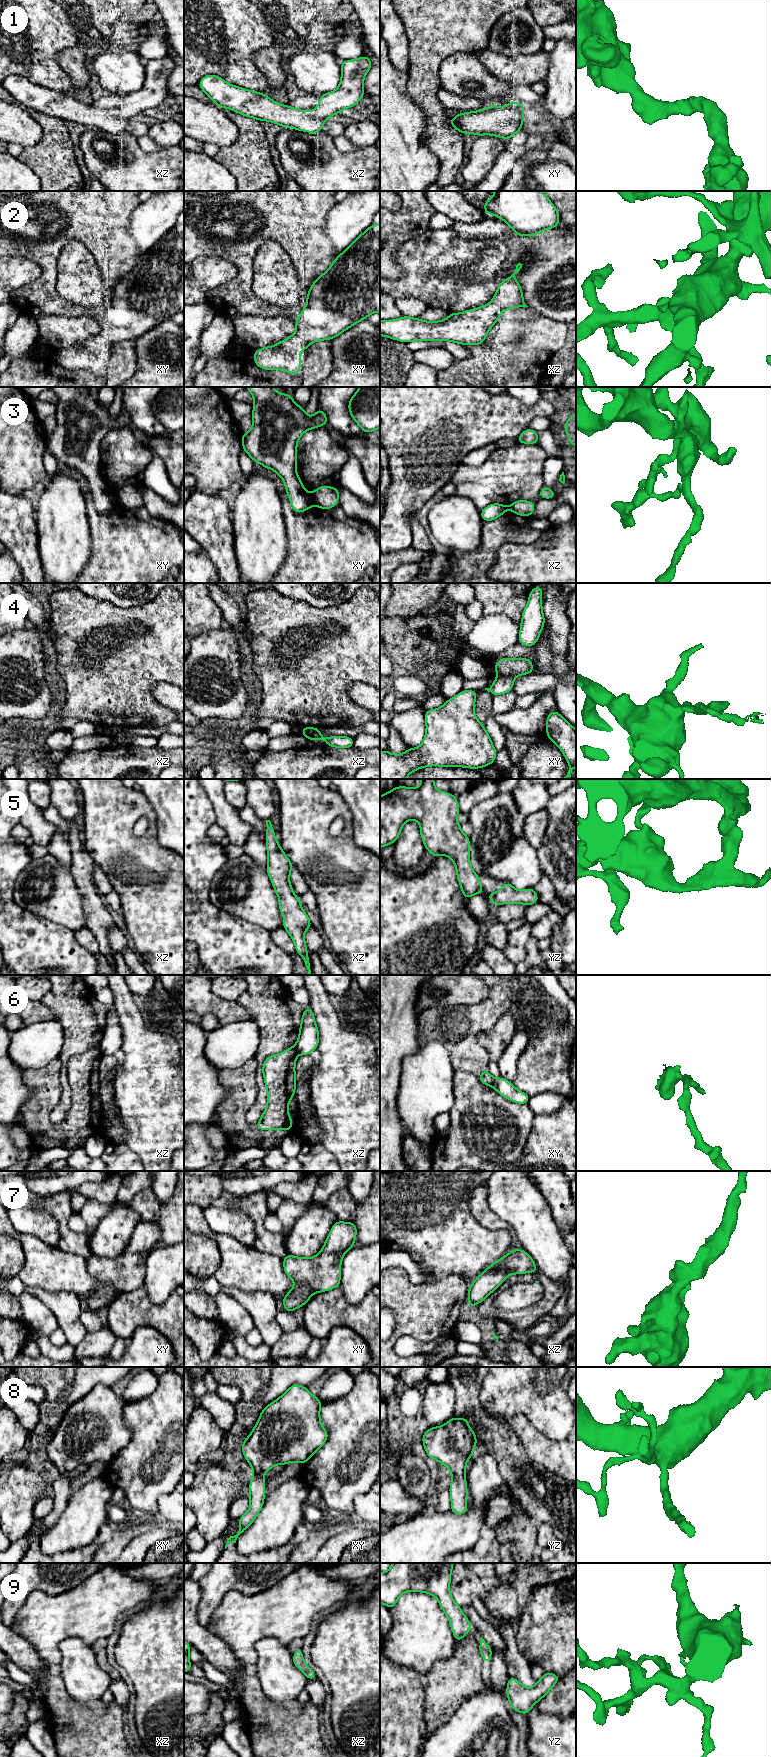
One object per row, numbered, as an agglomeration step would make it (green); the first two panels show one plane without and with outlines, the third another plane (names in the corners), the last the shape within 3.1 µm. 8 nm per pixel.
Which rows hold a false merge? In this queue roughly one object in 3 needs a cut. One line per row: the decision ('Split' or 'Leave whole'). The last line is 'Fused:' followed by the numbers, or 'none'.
1: Leave whole
2: Leave whole
3: Split
4: Split
5: Leave whole
6: Split
7: Leave whole
8: Leave whole
9: Leave whole
Fused: 3, 4, 6

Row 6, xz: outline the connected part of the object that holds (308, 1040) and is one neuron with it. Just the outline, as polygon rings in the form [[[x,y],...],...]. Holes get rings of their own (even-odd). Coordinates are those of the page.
[[[311,1005],[304,1011],[299,1028],[299,1038],[295,1044],[298,1054],[309,1055],[316,1050],[319,1043],[319,1031],[316,1026],[315,1018]]]

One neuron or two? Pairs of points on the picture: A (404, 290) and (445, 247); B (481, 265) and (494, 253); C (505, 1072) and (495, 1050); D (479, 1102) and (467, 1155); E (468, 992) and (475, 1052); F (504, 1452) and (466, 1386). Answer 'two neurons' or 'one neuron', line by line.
A: one neuron
B: one neuron
C: two neurons
D: one neuron
E: two neurons
F: one neuron

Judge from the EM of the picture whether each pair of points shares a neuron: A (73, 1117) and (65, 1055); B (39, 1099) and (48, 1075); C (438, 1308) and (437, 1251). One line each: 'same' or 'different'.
A: different
B: same
C: different

